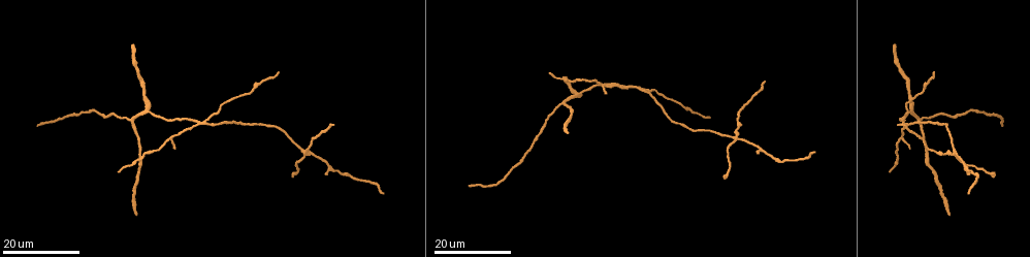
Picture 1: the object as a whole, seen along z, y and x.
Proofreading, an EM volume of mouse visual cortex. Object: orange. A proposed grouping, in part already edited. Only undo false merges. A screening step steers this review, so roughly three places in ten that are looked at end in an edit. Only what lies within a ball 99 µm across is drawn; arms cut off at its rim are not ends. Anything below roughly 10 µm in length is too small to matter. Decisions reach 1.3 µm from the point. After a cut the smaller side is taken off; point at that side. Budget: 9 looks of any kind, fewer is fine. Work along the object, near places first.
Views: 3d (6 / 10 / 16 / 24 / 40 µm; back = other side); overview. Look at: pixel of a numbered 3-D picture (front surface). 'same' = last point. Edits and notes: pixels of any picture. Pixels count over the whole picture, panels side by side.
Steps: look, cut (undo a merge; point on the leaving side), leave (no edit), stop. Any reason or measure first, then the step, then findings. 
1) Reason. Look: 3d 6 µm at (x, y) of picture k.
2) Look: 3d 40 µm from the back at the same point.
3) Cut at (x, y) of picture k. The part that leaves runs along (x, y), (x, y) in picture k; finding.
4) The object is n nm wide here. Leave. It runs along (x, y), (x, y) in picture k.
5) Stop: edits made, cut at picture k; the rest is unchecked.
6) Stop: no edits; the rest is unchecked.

Four or more arms meet. Look: 3d 16 µm at (736, 136) of picture 1.

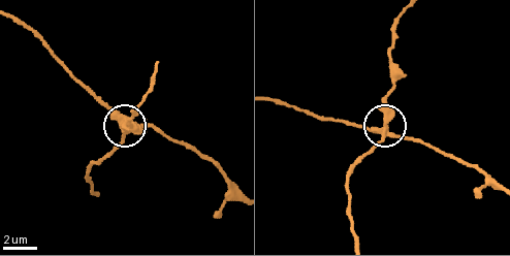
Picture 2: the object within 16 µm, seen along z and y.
Look: 3d 6 µm at (385, 131) of picture 2.

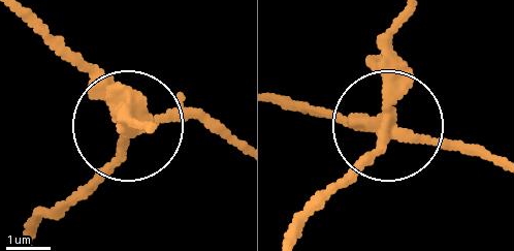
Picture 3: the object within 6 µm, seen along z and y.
The side arm is 21 µm long. Cut at (123, 92) of picture 3. The part that leaves runs along (370, 122), (395, 22) in picture 3; two cells meet here.

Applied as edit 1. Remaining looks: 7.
Branch point. Look: 3d 16 µm at (132, 123) of picture 1.

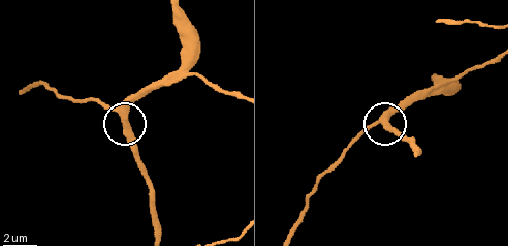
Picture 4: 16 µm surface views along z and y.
Look: 3d 10 µm at (384, 120) of picture 4.

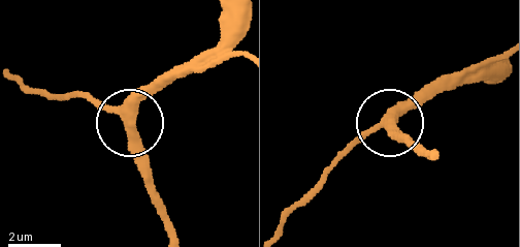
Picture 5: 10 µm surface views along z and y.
3 arms meet here. Leave. It runs along (242, 57), (169, 76), (134, 114), (130, 127), (154, 198) in picture 5; all the same cell.

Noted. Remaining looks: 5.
Three arms meet. Look: 3d 16 µm at (576, 96) of picture 1.

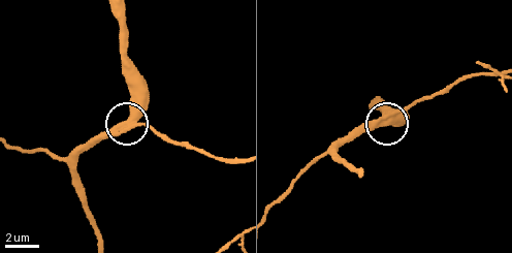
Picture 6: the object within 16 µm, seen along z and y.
Look: 3d 10 µm at (390, 119) of picture 6.

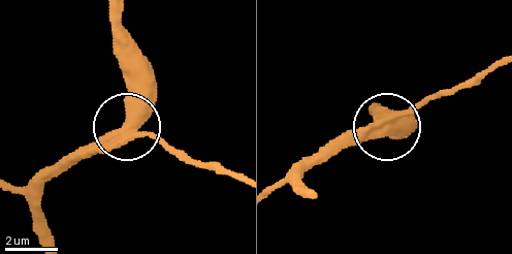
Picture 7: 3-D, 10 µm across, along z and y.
Leave. It runs along (234, 177), (130, 128), (128, 37) in picture 7; one cell here.

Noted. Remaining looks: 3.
Three-way junction. Look: 3d 24 µm at (197, 125) of picture 1.

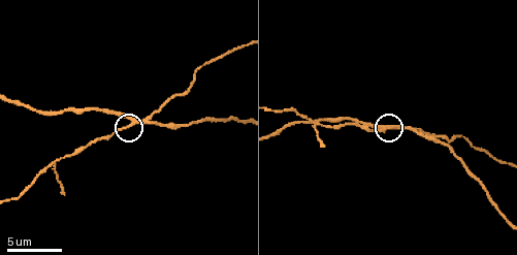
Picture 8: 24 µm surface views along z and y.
Look: 3d 10 µm at (132, 121) of picture 8.

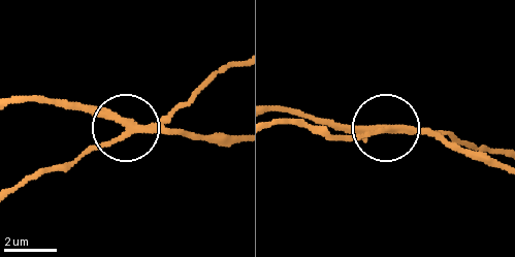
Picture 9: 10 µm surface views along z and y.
Cut at (102, 146) of picture 9. The part that leaves runs along (142, 130), (234, 66) in picture 9; a second cell is stuck on.

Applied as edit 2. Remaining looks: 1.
Stop: edits made, cut at picture 3, cut at picture 9; the rest is unchecked.

